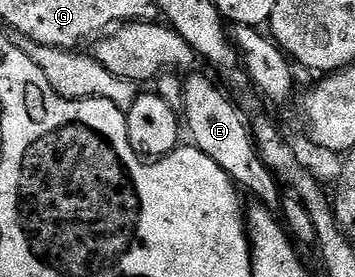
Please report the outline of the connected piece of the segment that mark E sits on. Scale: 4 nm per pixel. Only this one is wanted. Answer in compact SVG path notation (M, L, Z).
M193 76L184 81L185 104L183 124L192 147L198 148L219 170L223 170L232 178L238 189L253 195L252 199L267 210L280 213L283 199L283 188L276 176L263 162L257 153L257 145L253 143L253 134L247 123L247 116L240 112L215 85L201 76Z

